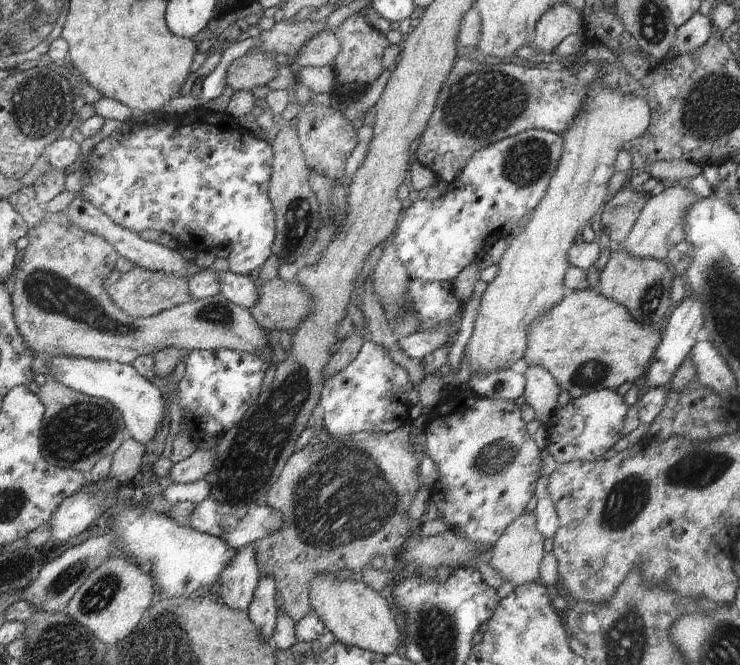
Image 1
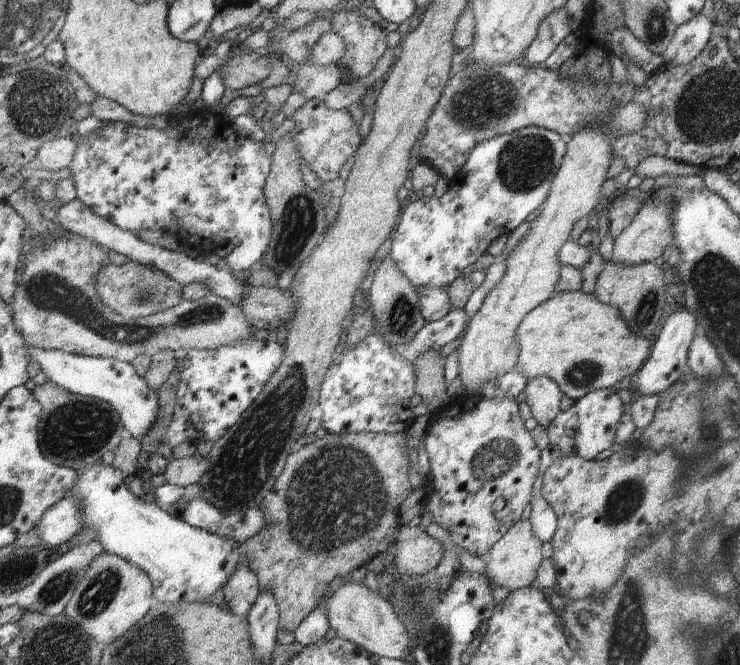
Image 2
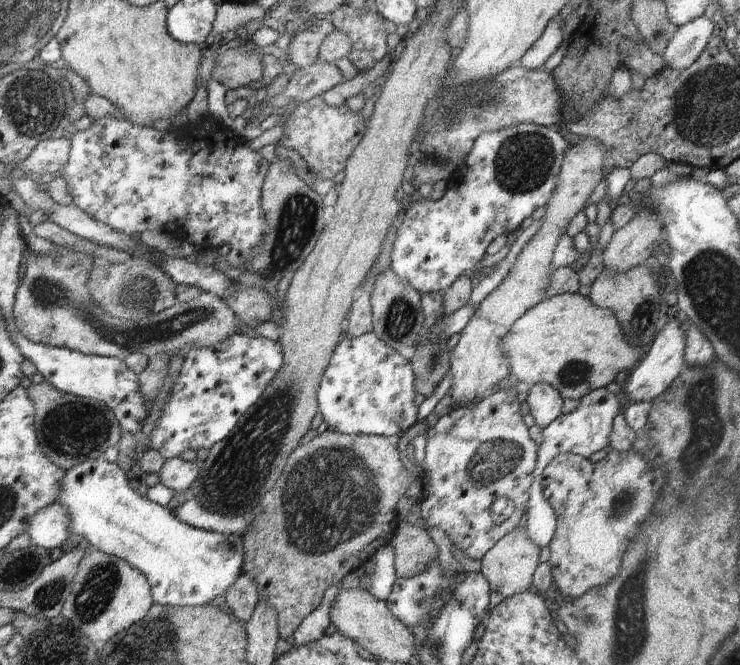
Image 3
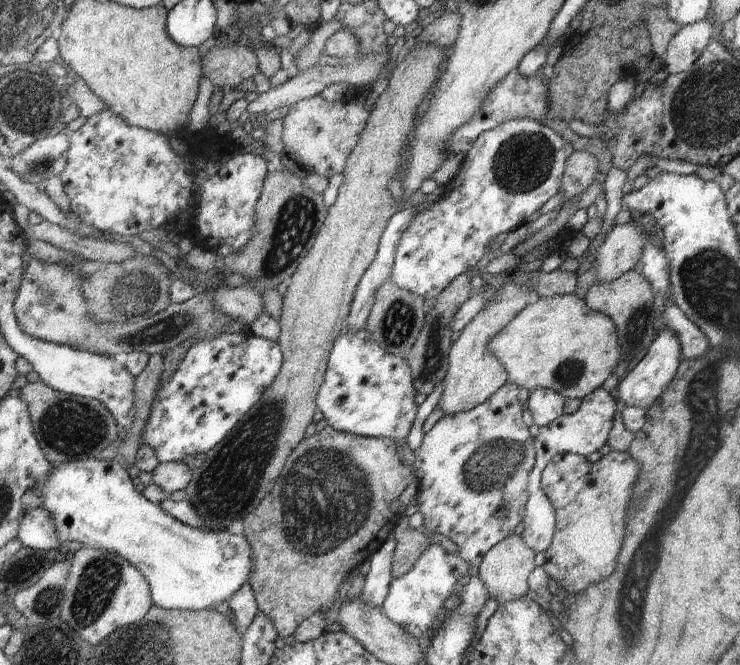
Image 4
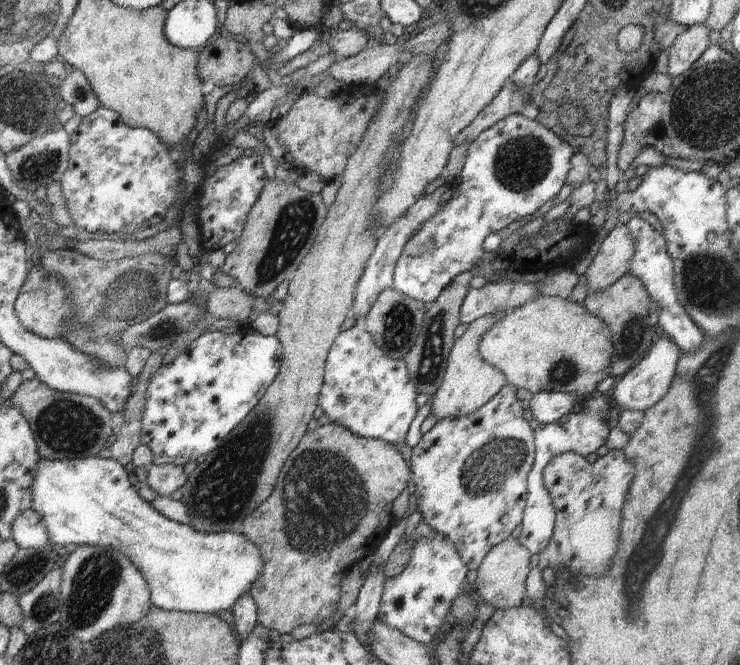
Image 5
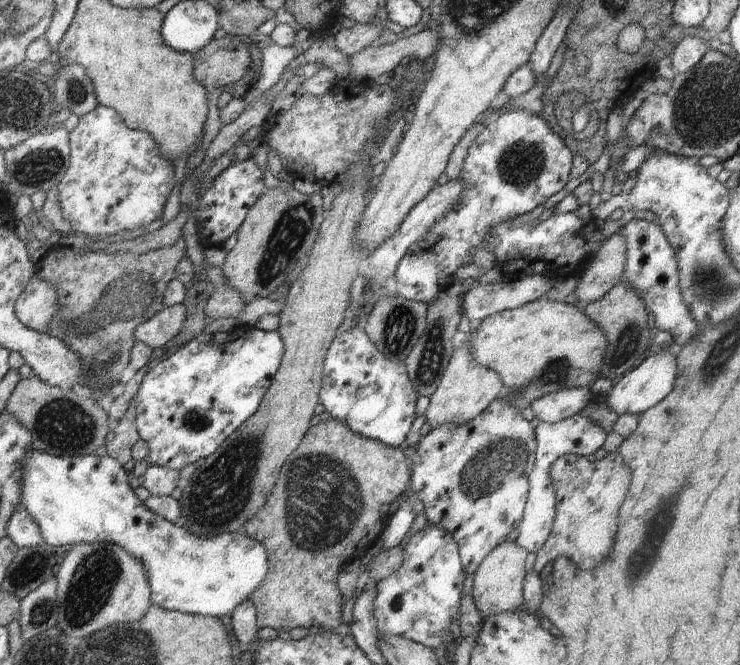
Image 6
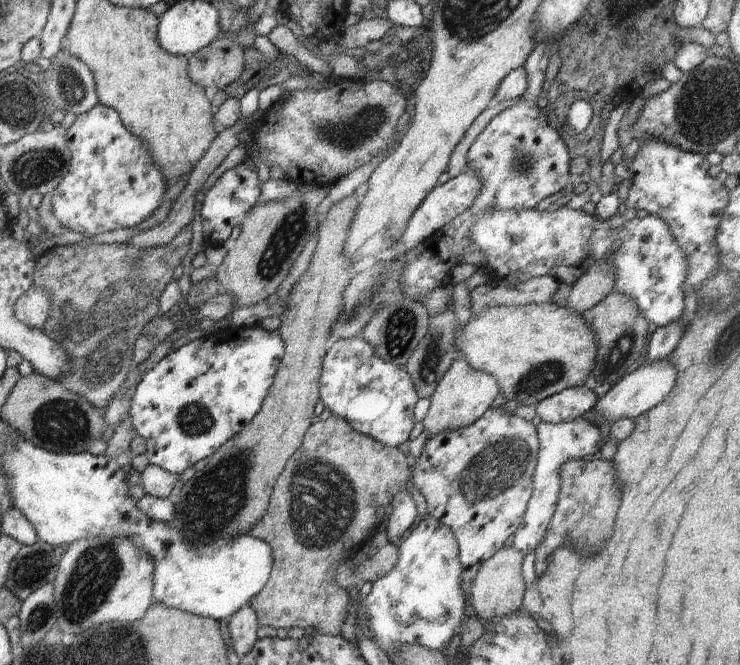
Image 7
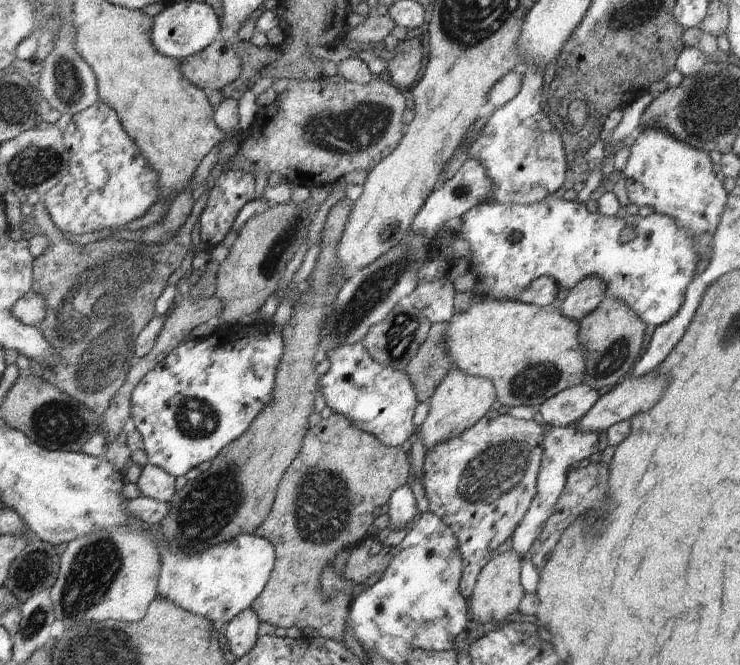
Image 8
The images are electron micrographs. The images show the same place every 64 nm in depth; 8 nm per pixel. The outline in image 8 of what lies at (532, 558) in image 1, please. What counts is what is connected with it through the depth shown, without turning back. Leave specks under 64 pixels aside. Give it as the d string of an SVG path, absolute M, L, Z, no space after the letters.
M510 550L510 552L491 559L482 568L477 577L472 597L468 600L470 617L473 621L483 626L484 624L498 624L498 622L518 616L521 601L526 594L520 581L523 560L523 556Z

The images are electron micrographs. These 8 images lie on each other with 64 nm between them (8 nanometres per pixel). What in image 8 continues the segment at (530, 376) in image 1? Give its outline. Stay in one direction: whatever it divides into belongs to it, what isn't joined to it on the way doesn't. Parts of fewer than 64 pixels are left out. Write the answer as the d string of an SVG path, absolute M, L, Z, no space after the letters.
M586 384L576 385L548 398L537 409L545 424L570 426L578 422L597 402L598 392Z

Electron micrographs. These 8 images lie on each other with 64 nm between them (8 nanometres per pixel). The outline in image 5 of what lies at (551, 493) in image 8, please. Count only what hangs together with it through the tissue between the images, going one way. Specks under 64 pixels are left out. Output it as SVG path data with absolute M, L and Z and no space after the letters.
M595 391L584 400L583 411L566 414L550 424L539 424L535 429L535 461L532 470L528 473L527 503L521 522L522 531L517 538L531 554L540 554L548 546L555 527L555 508L548 490L544 488L542 472L554 456L575 452L586 457L596 452L600 446L604 446L610 430L606 420L611 408L610 403L609 394Z

